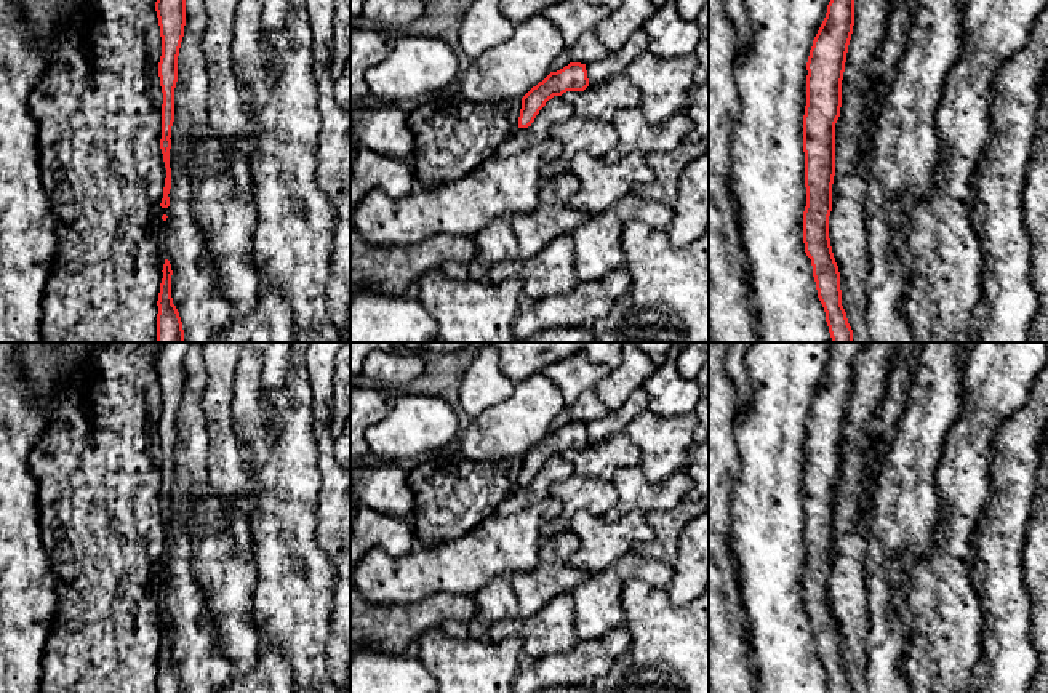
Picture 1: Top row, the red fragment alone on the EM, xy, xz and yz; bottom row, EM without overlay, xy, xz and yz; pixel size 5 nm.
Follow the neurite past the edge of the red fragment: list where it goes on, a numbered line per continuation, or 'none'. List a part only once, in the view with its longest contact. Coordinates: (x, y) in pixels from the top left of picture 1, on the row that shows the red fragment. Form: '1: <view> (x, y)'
none

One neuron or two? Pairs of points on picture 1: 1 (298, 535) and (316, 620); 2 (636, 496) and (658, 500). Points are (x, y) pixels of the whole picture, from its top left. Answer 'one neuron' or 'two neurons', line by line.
1: one neuron
2: one neuron

